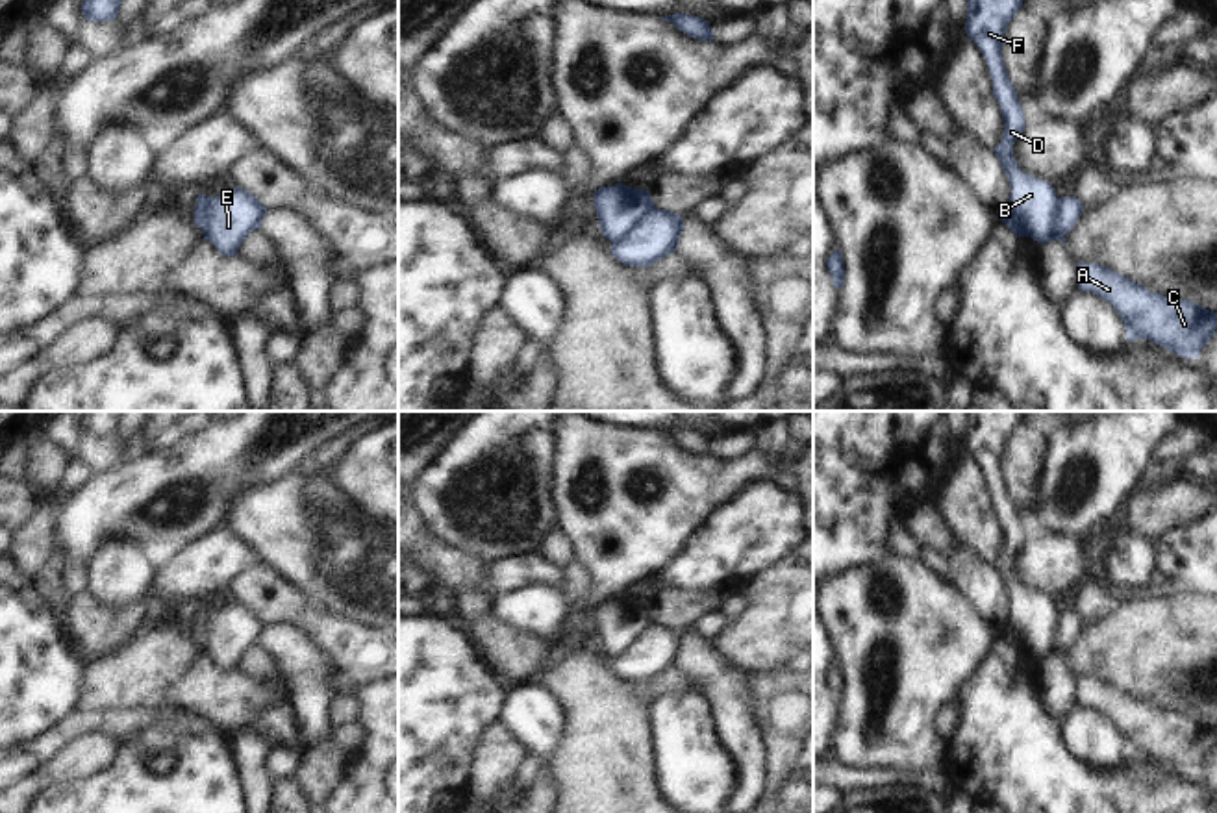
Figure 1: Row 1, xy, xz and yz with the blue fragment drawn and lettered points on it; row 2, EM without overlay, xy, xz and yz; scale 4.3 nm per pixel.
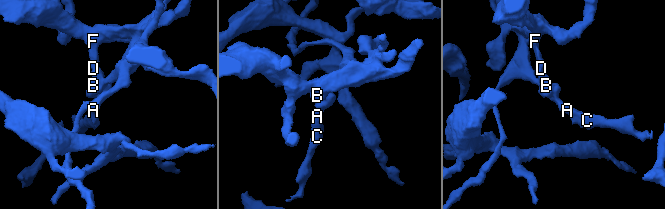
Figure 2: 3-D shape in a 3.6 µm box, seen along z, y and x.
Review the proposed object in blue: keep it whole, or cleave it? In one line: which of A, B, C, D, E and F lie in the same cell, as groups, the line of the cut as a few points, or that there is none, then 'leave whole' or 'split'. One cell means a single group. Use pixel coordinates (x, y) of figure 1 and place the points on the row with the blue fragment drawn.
A C E / B D F | xz (656, 208), (614, 243) | split

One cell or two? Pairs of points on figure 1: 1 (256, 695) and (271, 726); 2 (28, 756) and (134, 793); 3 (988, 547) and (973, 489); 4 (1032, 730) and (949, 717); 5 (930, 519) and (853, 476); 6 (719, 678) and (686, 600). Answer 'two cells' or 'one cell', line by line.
1: two cells
2: two cells
3: one cell
4: two cells
5: two cells
6: two cells

